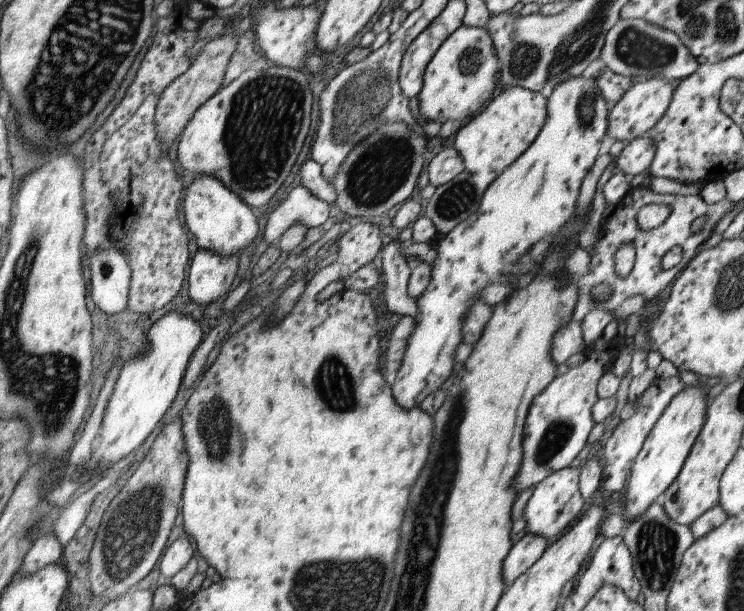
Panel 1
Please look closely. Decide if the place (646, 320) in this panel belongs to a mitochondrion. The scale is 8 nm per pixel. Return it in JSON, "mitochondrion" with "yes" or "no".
{"mitochondrion":"no"}

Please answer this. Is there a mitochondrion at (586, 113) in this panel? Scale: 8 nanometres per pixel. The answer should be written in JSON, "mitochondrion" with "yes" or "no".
{"mitochondrion":"yes"}

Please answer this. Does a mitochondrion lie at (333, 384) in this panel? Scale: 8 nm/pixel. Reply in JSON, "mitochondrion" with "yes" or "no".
{"mitochondrion":"yes"}

